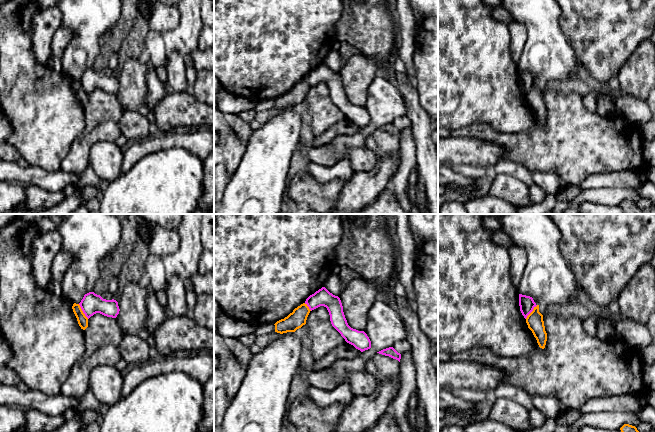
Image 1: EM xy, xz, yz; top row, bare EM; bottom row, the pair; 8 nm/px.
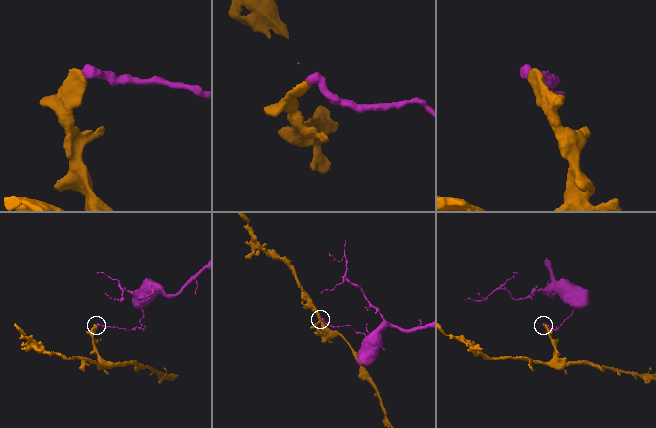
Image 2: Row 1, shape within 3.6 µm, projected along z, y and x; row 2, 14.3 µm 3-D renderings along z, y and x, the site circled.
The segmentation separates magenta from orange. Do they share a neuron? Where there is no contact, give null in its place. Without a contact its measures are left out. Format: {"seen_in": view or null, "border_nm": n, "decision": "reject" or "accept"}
{"seen_in": "xy", "border_nm": 150, "decision": "reject"}

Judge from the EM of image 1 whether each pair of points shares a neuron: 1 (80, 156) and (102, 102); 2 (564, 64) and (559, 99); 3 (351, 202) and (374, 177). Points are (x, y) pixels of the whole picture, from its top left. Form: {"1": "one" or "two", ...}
{"1": "one", "2": "two", "3": "one"}

